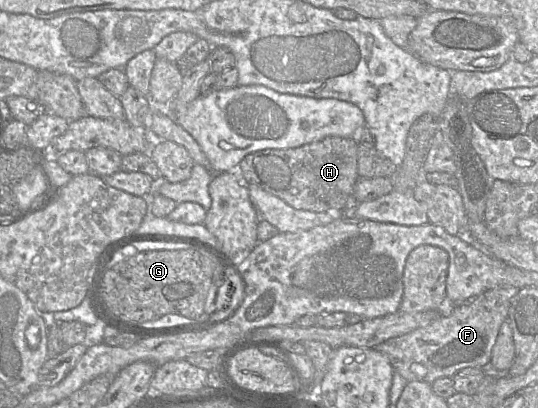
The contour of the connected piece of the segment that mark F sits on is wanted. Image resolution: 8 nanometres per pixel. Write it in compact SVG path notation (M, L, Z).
M501 287L487 290L469 302L456 305L448 317L439 317L427 326L410 333L390 338L374 348L389 358L393 369L407 382L423 381L432 383L442 377L453 377L464 368L480 368L488 373L492 350L497 340L500 327L508 319L511 300L519 292L517 287Z

